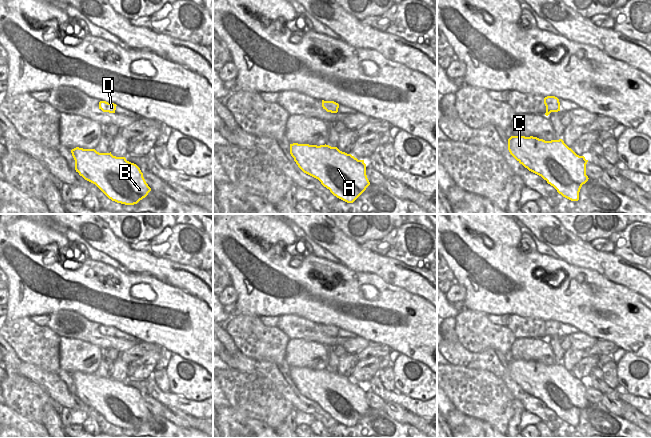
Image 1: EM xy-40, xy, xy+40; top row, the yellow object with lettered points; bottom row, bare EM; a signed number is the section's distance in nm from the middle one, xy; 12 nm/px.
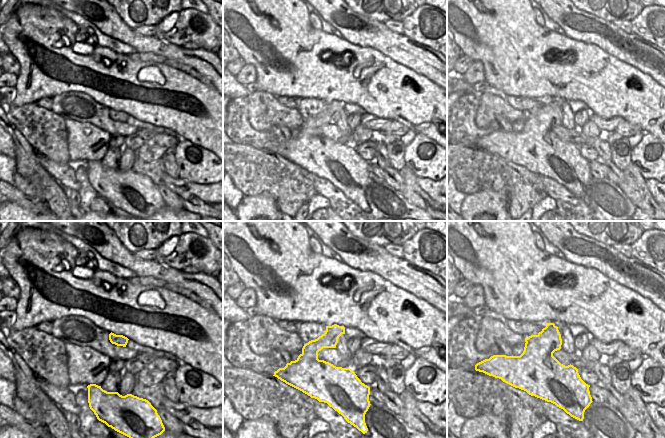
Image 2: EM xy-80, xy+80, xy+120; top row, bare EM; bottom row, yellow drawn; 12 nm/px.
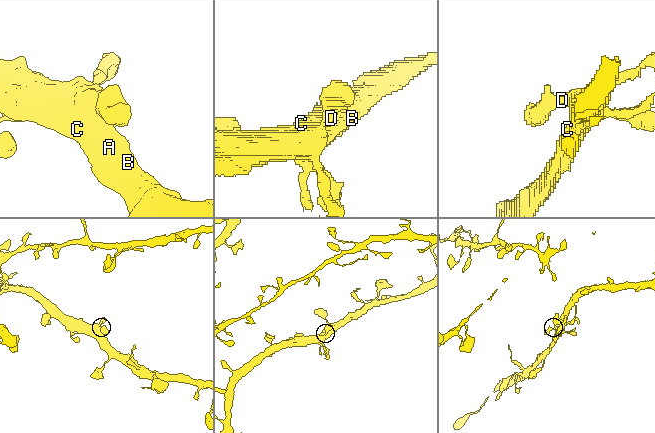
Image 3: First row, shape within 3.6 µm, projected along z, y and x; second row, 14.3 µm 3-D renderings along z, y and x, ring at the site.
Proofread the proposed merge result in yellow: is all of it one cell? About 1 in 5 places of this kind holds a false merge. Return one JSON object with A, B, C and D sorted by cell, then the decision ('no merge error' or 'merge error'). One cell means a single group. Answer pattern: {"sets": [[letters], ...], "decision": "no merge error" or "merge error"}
{"sets": [["A", "B", "C", "D"]], "decision": "no merge error"}

